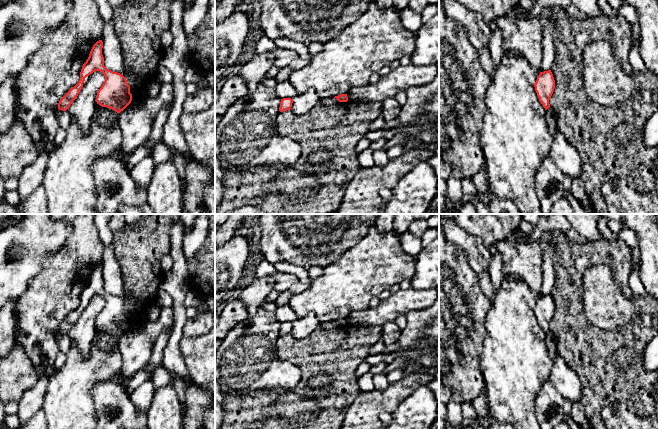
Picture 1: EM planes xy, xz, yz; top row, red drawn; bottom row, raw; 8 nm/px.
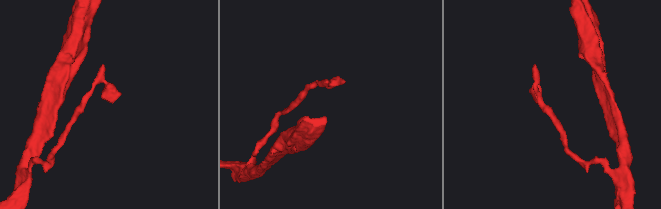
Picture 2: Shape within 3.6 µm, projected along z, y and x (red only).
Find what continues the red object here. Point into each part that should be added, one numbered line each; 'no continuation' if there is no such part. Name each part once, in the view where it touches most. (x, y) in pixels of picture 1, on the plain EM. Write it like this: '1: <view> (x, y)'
no continuation

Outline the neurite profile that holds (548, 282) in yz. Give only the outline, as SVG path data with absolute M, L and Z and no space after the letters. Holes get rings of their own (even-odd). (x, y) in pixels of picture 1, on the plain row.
M545 246L543 252L543 282L541 287L541 296L551 294L555 284L553 257L554 246Z

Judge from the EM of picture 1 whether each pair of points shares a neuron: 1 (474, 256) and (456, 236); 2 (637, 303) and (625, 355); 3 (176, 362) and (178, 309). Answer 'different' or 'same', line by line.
1: same
2: different
3: same

